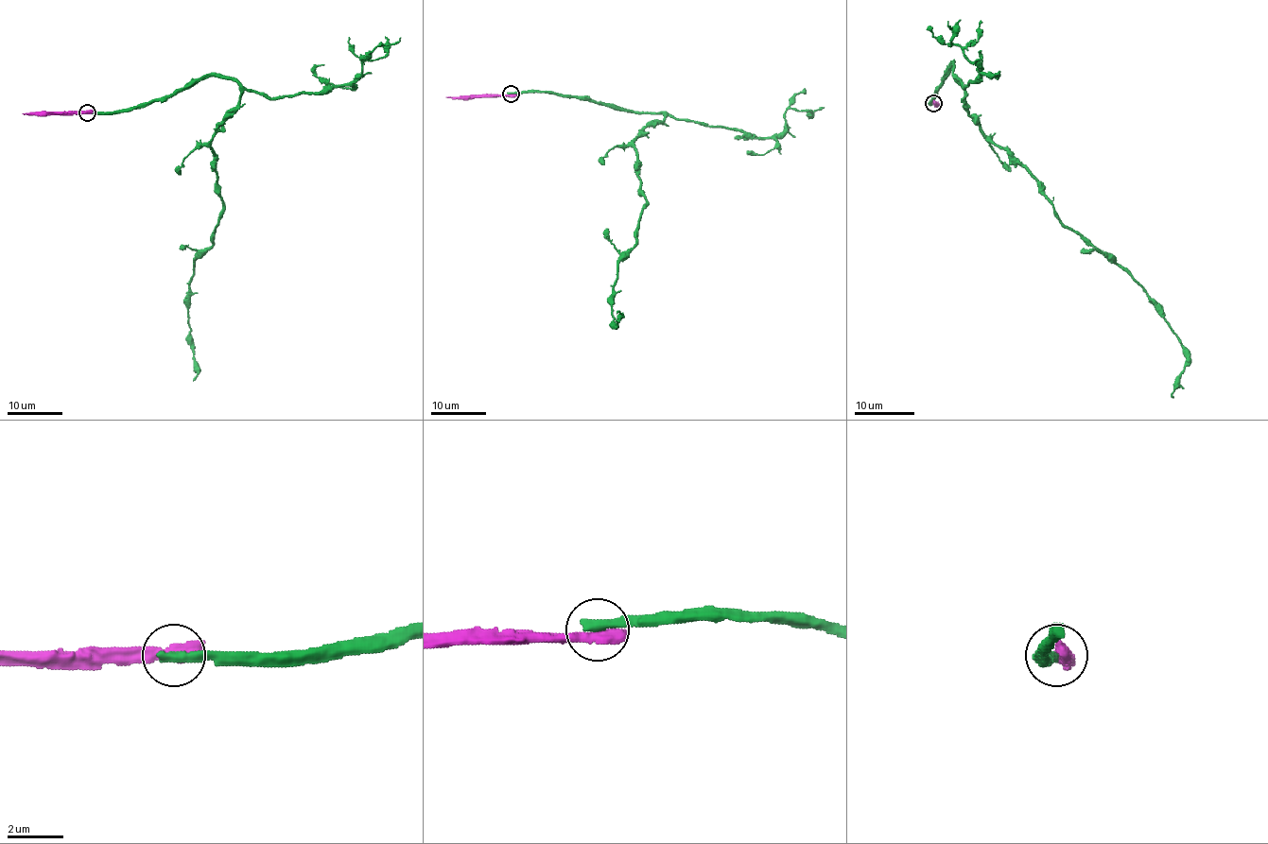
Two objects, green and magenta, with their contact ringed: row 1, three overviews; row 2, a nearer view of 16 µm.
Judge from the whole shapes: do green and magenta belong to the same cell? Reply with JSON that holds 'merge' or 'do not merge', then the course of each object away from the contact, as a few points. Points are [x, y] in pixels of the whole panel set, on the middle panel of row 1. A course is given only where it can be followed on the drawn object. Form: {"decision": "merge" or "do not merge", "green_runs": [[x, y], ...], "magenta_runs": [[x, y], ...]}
{"decision": "do not merge", "green_runs": [[510, 94], [551, 91], [664, 114], [634, 143], [646, 207], [637, 243], [618, 264], [616, 310]], "magenta_runs": [[510, 94], [445, 96]]}

